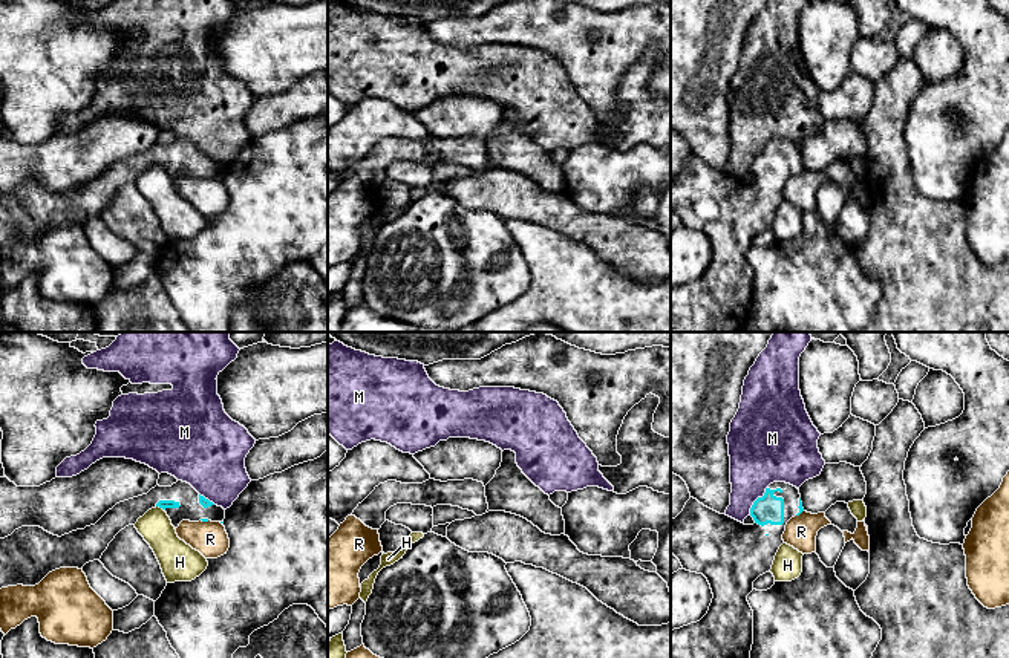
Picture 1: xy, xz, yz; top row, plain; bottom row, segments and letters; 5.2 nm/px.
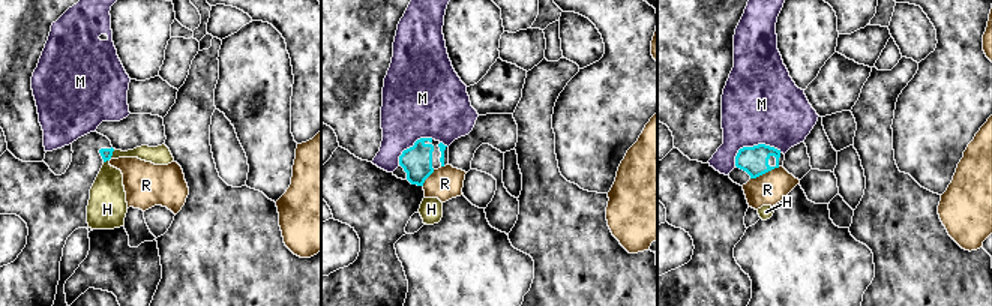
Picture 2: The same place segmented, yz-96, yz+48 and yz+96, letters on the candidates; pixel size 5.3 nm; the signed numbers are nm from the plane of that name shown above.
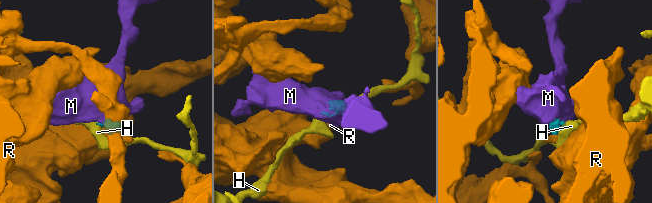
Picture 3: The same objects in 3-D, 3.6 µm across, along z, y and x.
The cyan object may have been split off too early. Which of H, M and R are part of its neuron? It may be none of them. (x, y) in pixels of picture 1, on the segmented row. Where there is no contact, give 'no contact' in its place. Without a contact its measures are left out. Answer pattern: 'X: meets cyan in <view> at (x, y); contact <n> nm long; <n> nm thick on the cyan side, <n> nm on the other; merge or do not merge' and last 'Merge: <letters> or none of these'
H: meets cyan in xy at (160, 507); contact 50 nm long; 50 nm thick on the cyan side, 170 nm on the other; do not merge
M: meets cyan in yz at (757, 499); contact 170 nm long; 150 nm thick on the cyan side, 340 nm on the other; do not merge
R: meets cyan in xy at (205, 521); contact 50 nm long; 20 nm thick on the cyan side, 180 nm on the other; do not merge
Merge: none of these

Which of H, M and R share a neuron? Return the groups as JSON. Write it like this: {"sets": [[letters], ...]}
{"sets": [["H"], ["M"], ["R"]]}

